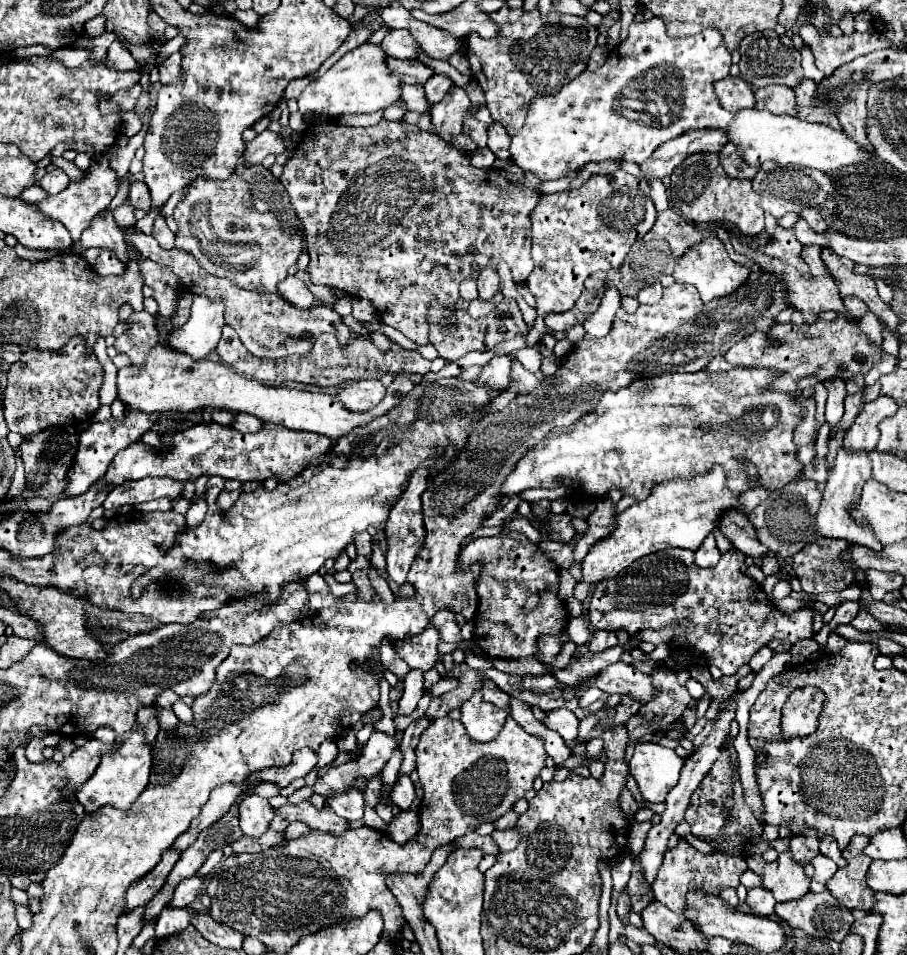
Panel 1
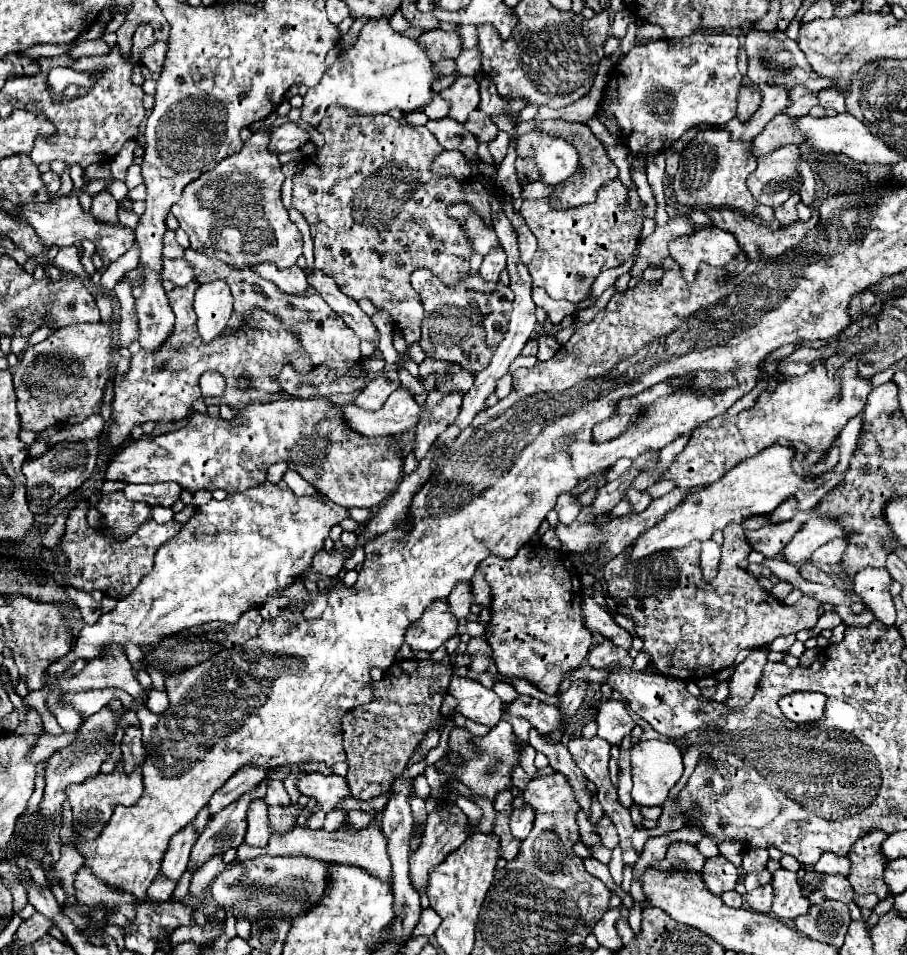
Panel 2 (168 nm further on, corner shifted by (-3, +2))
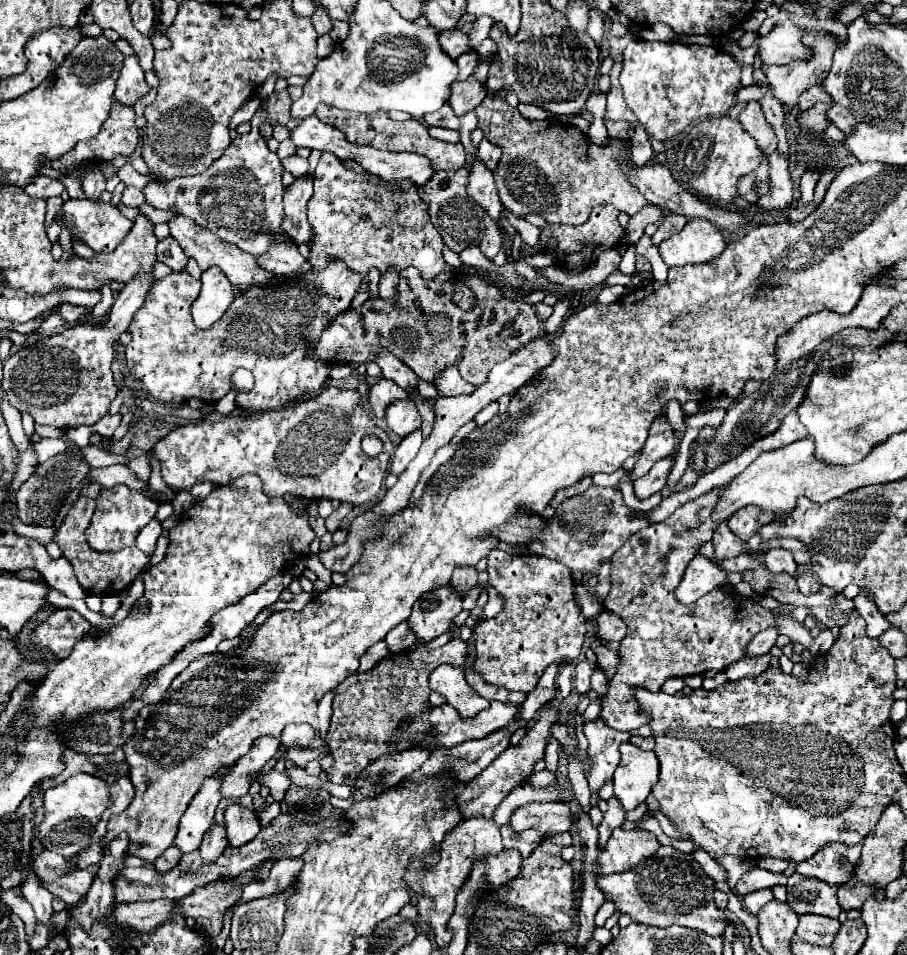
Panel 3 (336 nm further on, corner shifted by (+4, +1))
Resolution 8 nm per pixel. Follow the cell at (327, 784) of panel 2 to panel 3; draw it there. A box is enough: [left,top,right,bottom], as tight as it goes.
[252,770,290,802]

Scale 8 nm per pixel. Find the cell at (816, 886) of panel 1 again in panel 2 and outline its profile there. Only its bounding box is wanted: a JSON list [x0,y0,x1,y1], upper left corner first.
[801,867,855,903]

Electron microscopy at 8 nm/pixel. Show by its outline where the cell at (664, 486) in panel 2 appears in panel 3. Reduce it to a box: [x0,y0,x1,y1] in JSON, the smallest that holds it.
[666,402,686,430]

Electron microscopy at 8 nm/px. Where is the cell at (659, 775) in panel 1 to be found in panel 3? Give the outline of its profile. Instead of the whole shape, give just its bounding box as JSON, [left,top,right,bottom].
[614,742,658,810]

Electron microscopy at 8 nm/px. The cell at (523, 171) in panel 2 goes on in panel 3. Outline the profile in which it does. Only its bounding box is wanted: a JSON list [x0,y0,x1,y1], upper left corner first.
[476,92,650,226]

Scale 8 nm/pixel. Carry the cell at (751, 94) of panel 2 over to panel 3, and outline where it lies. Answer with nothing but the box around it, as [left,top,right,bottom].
[738,102,778,154]

